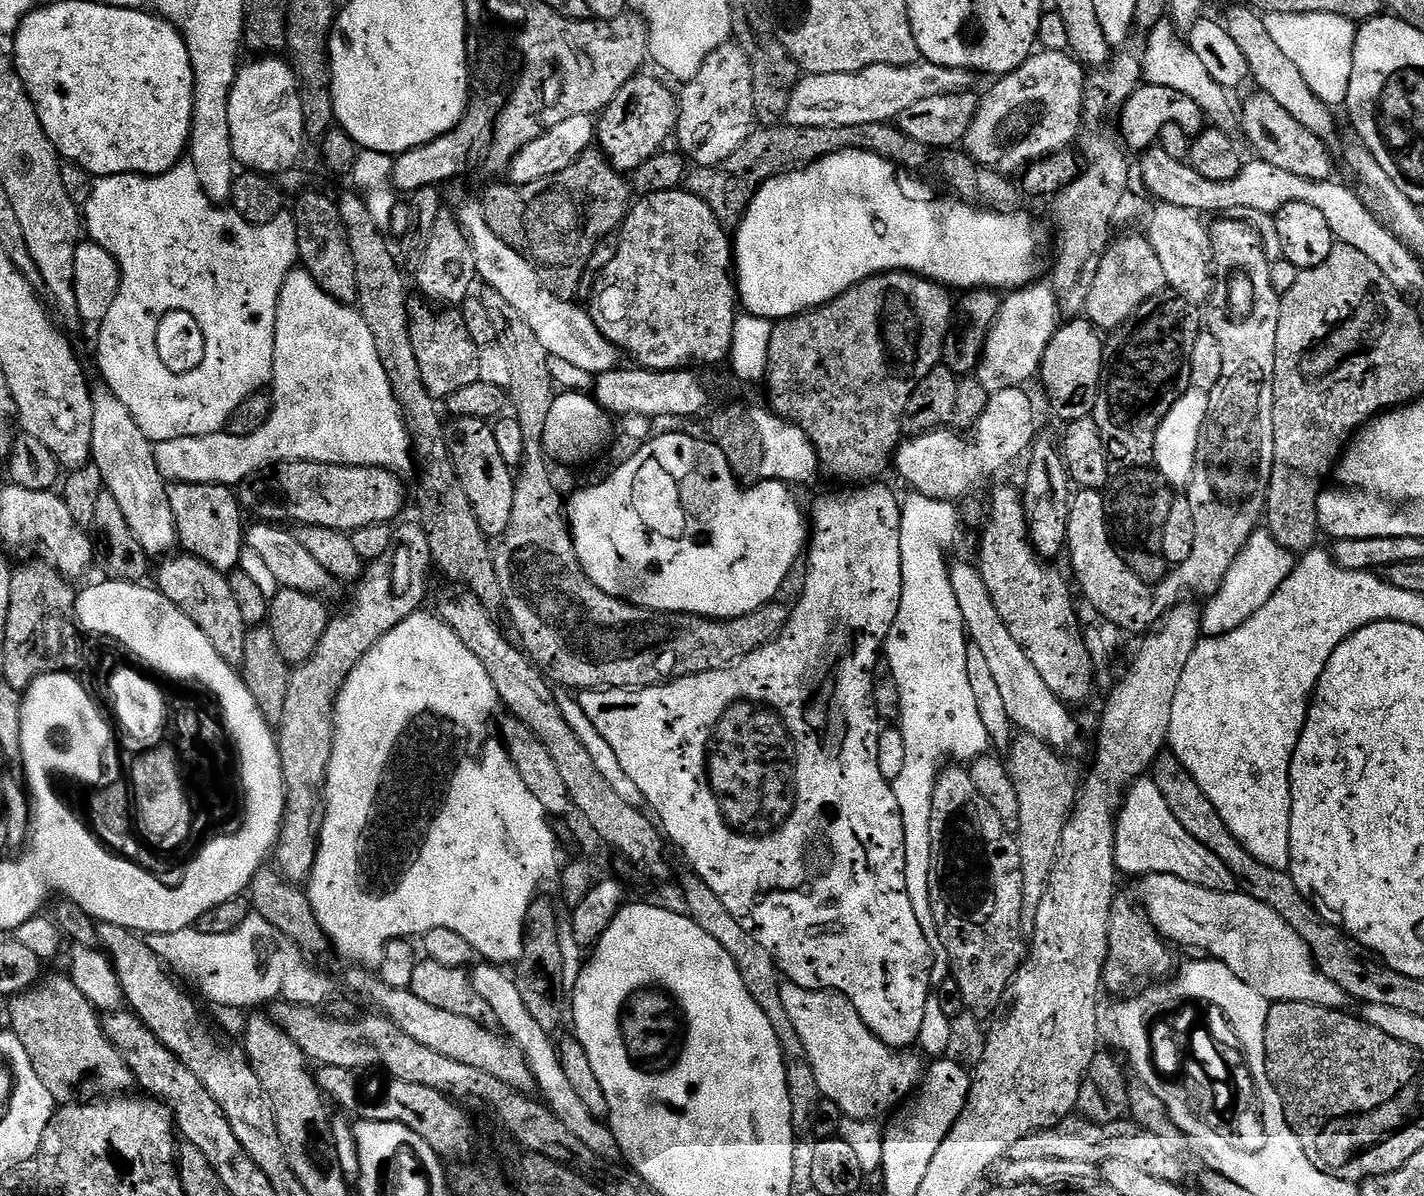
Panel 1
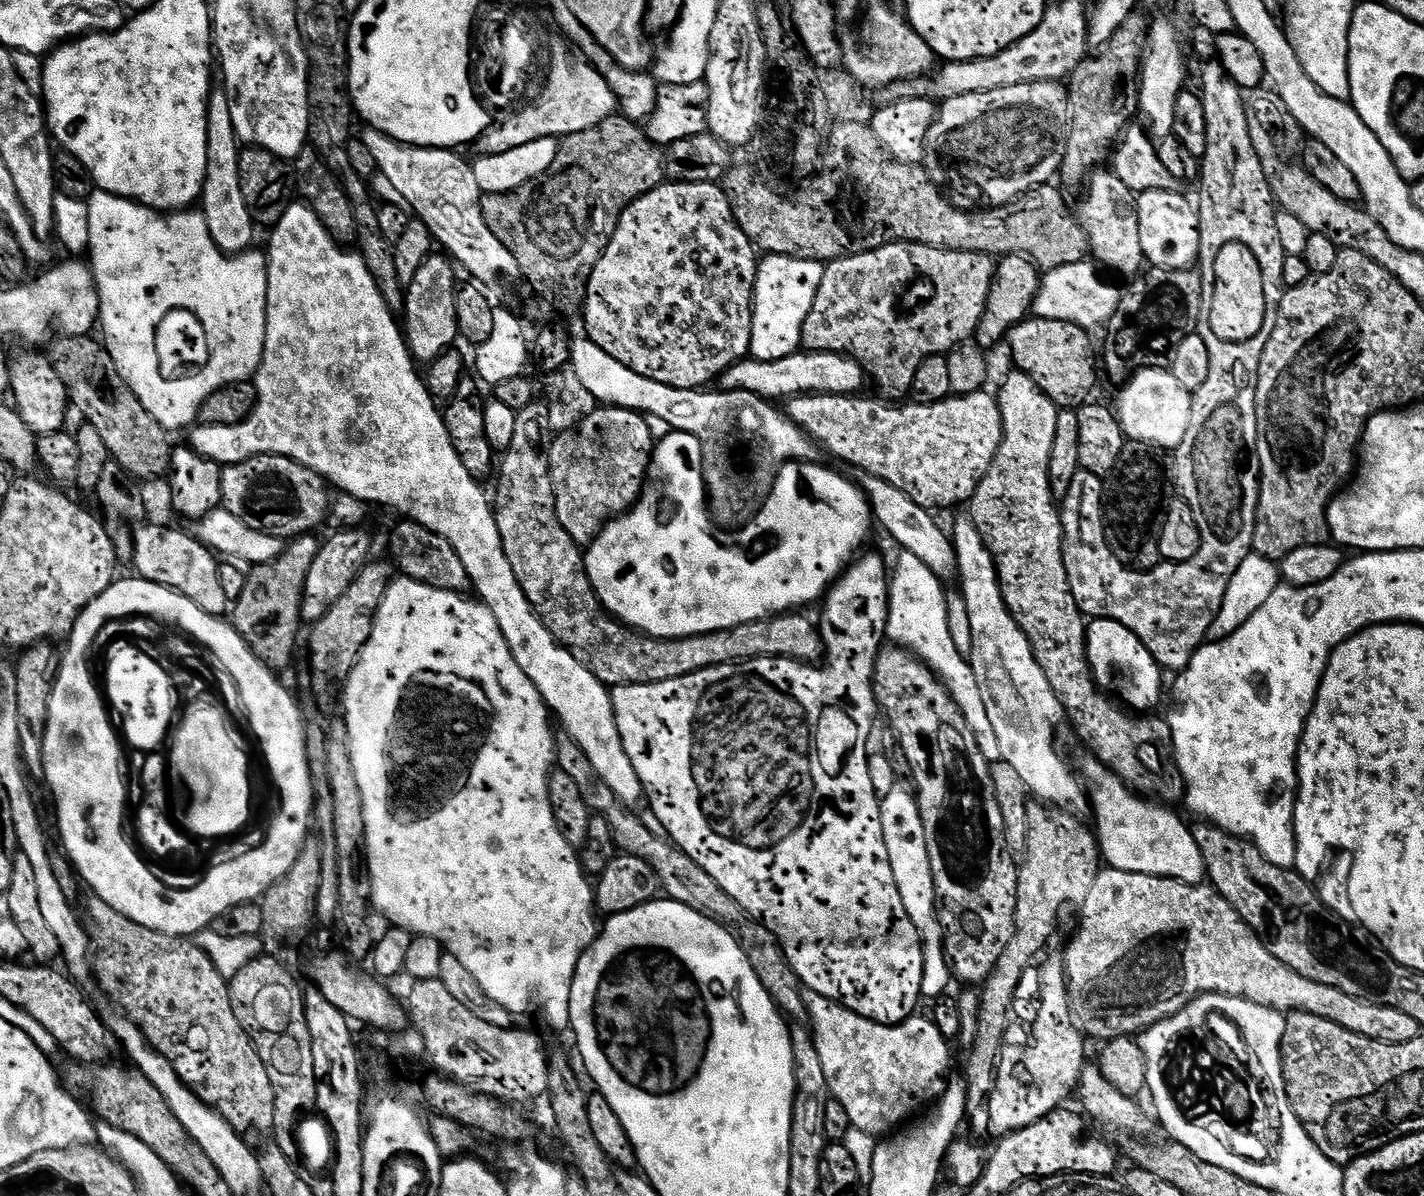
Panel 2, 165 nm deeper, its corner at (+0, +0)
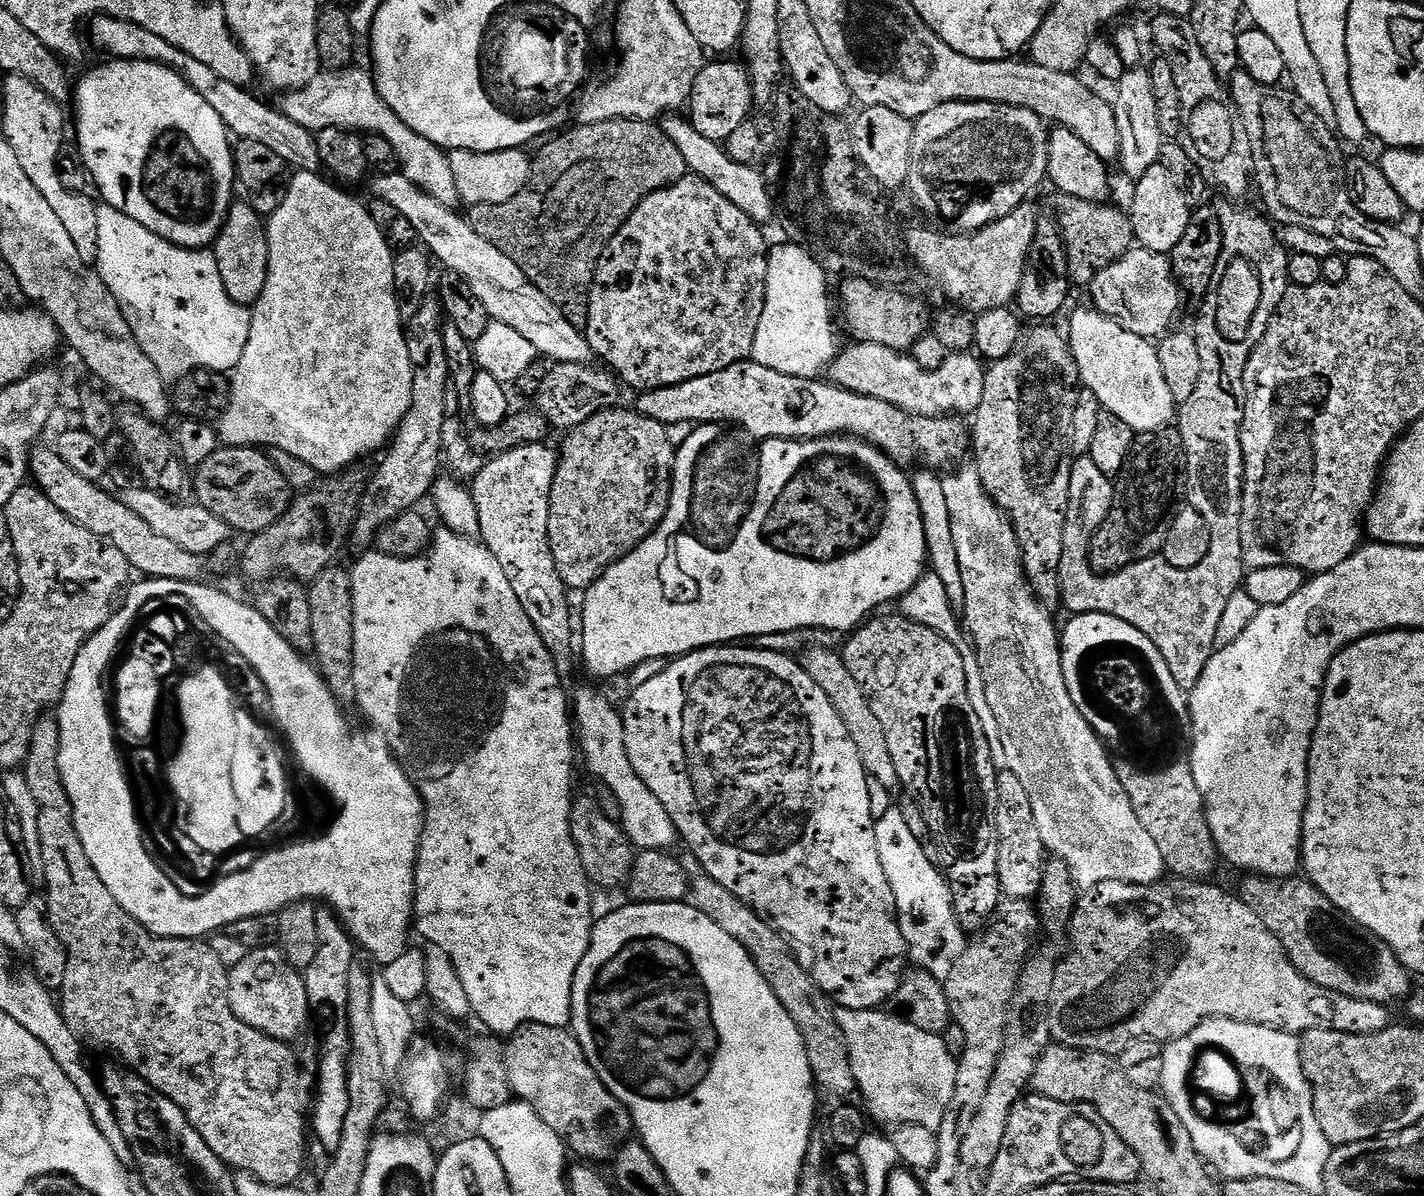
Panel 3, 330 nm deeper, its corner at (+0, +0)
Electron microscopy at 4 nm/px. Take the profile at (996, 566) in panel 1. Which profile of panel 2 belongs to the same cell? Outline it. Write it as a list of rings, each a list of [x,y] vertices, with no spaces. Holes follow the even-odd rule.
[[[1012,370],[1012,373],[1005,378],[1004,385],[1001,386],[1000,392],[998,391],[998,399],[1000,402],[1000,413],[1002,414],[1004,437],[1002,438],[1000,449],[994,458],[994,462],[988,468],[988,473],[982,477],[980,484],[976,488],[976,493],[972,495],[970,501],[970,507],[972,507],[970,519],[974,522],[978,534],[982,534],[982,538],[994,558],[996,573],[1000,579],[1002,598],[1006,602],[1008,612],[1014,618],[1014,622],[1018,622],[1022,634],[1026,634],[1026,638],[1034,650],[1034,658],[1038,662],[1038,666],[1042,666],[1042,674],[1046,674],[1046,682],[1050,682],[1050,690],[1054,690],[1058,702],[1064,708],[1067,723],[1072,723],[1072,728],[1076,731],[1077,738],[1092,751],[1089,753],[1091,753],[1095,759],[1099,760],[1101,764],[1106,765],[1127,788],[1132,789],[1133,792],[1139,794],[1141,797],[1151,798],[1157,802],[1172,802],[1168,800],[1183,801],[1186,796],[1186,785],[1183,778],[1180,777],[1180,767],[1176,764],[1176,754],[1172,750],[1172,731],[1170,730],[1167,719],[1148,720],[1152,718],[1137,718],[1135,715],[1129,714],[1115,699],[1109,698],[1097,688],[1096,679],[1092,677],[1092,671],[1088,665],[1086,617],[1084,613],[1080,611],[1080,608],[1076,604],[1074,594],[1070,590],[1070,582],[1068,581],[1066,566],[1064,565],[1064,521],[1062,519],[1062,508],[1055,494],[1052,493],[1052,487],[1050,486],[1050,450],[1054,450],[1054,433],[1058,426],[1058,414],[1061,409],[1057,408],[1055,402],[1037,386],[1034,382],[1034,378],[1030,378],[1027,374],[1019,370]]]

